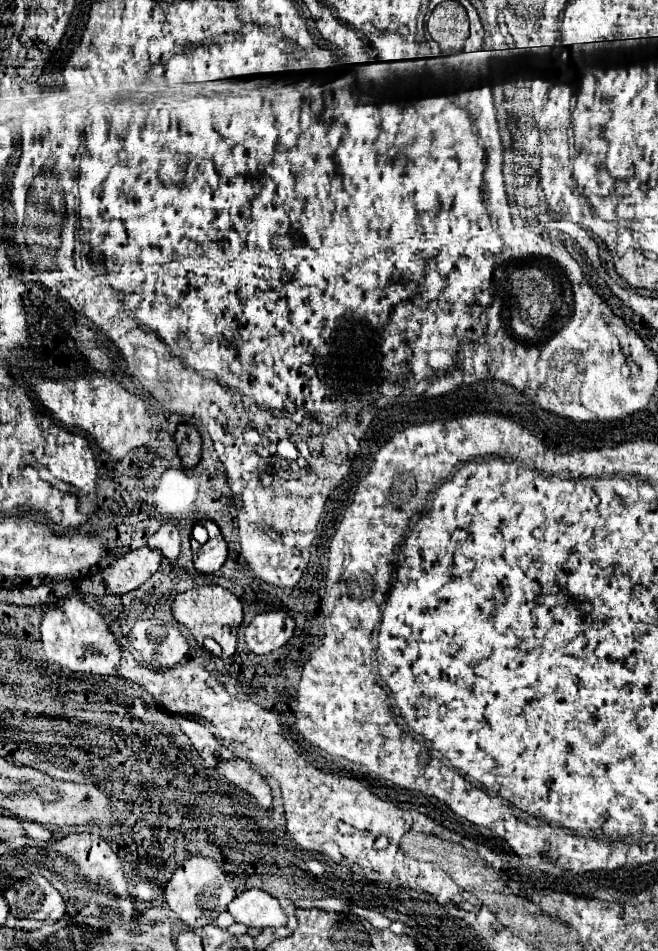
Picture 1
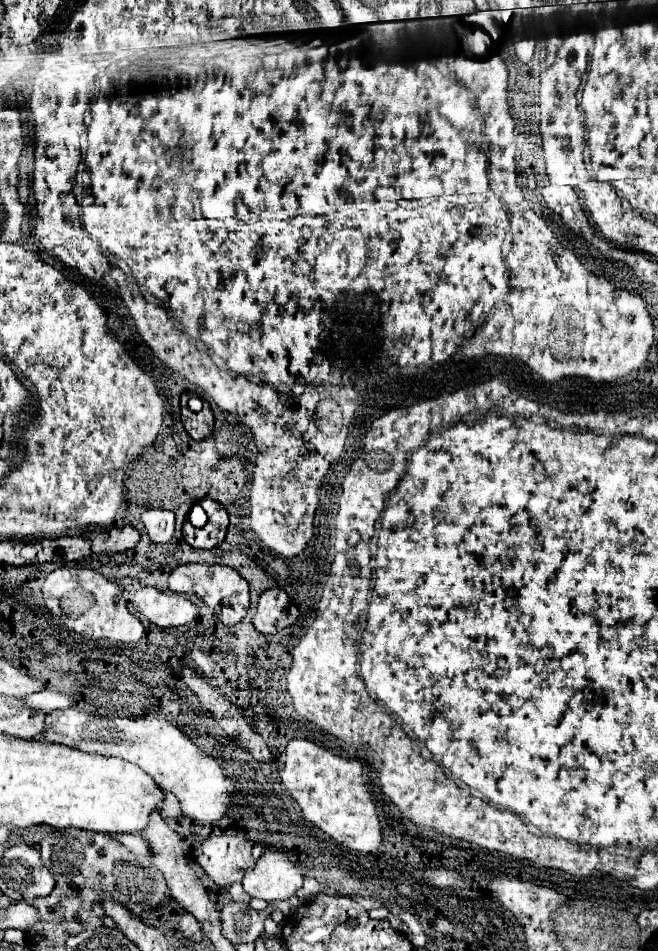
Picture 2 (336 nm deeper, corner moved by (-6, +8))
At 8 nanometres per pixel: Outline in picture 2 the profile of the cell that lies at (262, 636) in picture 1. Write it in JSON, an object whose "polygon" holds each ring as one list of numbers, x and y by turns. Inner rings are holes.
{"polygon":[[268,588,260,594,254,626,262,634,276,634,298,618,298,608,282,588]]}

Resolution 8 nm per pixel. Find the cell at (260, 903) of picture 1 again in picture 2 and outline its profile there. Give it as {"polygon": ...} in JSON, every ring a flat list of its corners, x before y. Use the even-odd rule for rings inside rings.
{"polygon":[[264,852,252,870,244,874,244,890,252,898,262,898,266,902,286,900,302,888,302,872,296,862,280,852]]}

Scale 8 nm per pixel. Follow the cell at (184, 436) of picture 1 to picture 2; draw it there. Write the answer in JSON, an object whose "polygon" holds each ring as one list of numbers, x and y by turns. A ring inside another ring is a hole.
{"polygon":[[190,392,182,394,180,402,182,402,182,424,186,428,186,432,194,438,194,440,206,440,212,434,214,428,214,416,210,406,204,402,204,408,200,412,192,412,188,408,188,400,190,400]]}

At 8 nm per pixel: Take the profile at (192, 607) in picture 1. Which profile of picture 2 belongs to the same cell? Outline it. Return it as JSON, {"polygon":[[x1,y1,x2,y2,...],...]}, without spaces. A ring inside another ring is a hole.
{"polygon":[[182,564,182,566,176,566,172,572,170,572,170,578,168,578,168,584,170,584,170,590,172,592,190,592,190,594,196,594,200,596,208,608,212,608,216,614,220,614,224,608,232,608,232,598,238,600,238,606,242,608,248,608,250,606,250,598,248,598,248,582,234,570,234,568,228,568,228,566,210,566,210,564]]}

